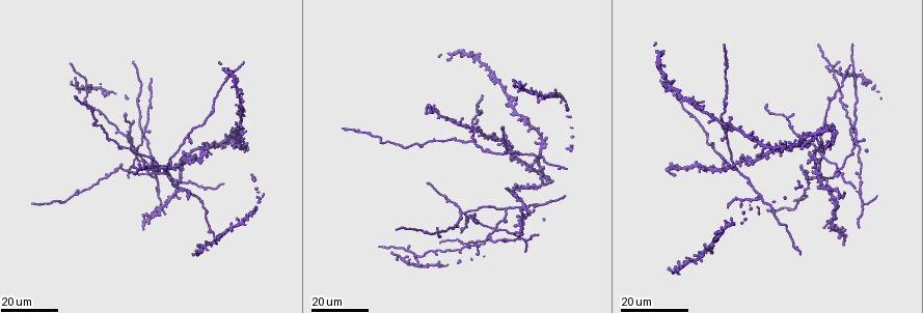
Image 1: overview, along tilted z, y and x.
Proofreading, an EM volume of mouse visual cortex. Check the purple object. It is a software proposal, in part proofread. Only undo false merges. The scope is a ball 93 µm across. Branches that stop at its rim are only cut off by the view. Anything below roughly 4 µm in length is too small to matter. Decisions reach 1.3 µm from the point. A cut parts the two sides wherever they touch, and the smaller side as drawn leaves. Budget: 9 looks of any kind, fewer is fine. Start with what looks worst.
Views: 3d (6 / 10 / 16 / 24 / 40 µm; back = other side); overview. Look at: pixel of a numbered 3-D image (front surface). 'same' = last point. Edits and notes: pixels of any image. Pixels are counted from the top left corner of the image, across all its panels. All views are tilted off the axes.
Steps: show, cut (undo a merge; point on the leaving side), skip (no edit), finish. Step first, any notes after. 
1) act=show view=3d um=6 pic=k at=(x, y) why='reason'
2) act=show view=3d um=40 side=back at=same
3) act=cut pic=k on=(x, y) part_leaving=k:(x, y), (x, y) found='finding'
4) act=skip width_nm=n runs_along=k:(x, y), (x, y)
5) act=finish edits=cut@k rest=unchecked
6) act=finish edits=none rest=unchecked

act=show view=3d um=24 pic=1 at=(835, 73) why='four-way junction'

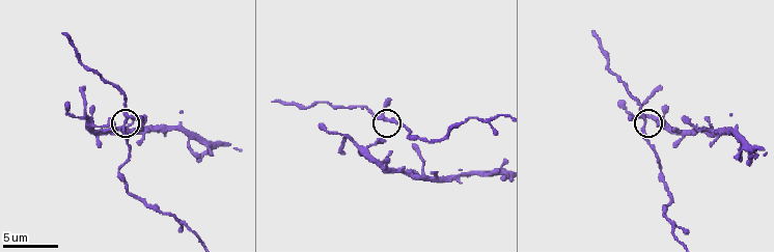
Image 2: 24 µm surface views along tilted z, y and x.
act=show view=3d um=10 pic=2 at=(127, 119)

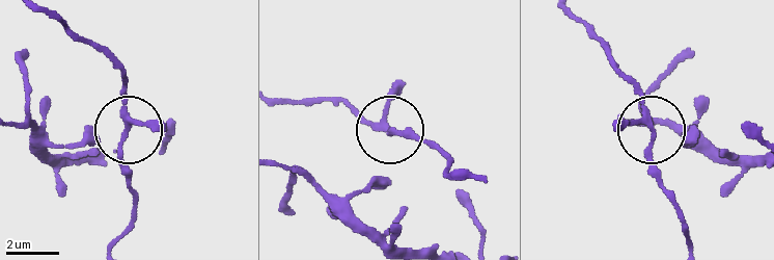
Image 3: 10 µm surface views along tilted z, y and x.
act=show view=3d um=6 pic=3 at=(651, 131)

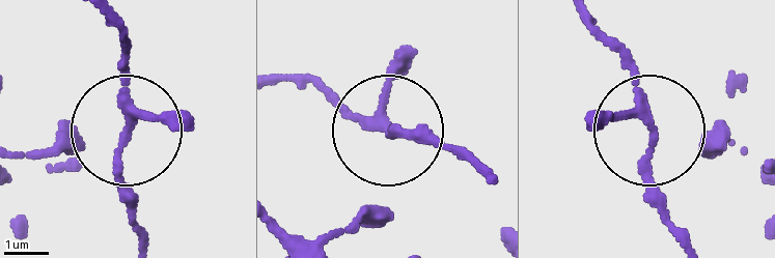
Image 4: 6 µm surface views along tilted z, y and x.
act=skip side_arm_um=13 runs_along=4:(488, 171), (358, 120), (333, 89) found='continuous, no second neuron'

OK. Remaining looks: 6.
act=show view=3d um=16 pic=1 at=(496, 229) why='looks like a crossing'

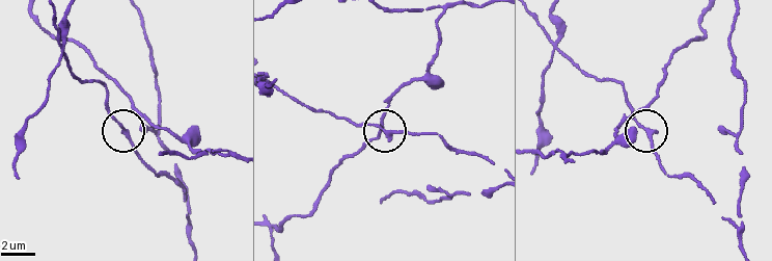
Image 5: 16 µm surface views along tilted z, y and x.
act=show view=3d um=6 pic=5 at=(122, 125)

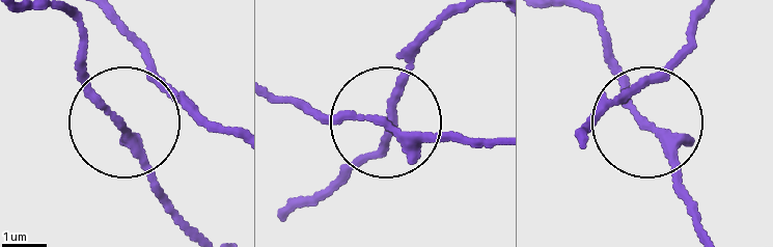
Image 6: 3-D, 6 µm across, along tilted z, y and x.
act=skip side_arm_um=43 runs_along=6:(233, 137), (162, 91), (108, 110), (73, 14) found='one neuron here'

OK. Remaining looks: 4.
act=show view=3d um=24 pic=1 at=(732, 166) why='four or more arms meet'

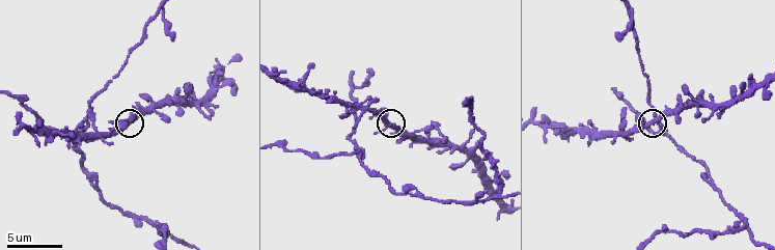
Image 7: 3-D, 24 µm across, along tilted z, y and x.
act=show view=3d um=10 pic=7 at=(386, 124) why='closer look'

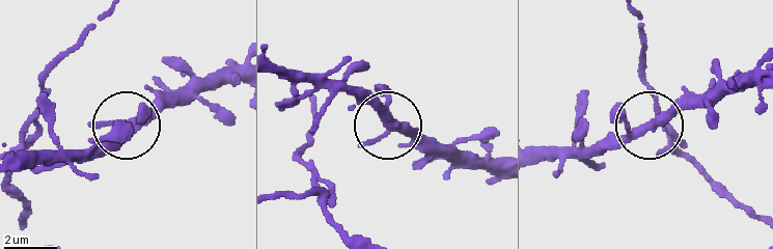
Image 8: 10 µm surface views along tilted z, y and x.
act=skip arms=4 runs_along=8:(500, 172), (424, 151), (414, 136), (385, 126), (357, 90) found='one neuron here'

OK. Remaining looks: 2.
act=show view=3d um=16 pic=1 at=(823, 155) why='two arms in line, one across'

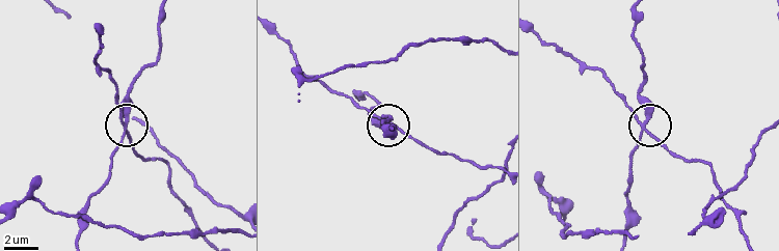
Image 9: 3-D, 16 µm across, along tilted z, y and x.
act=show view=3d um=6 pic=9 at=(637, 117) why='closer look'

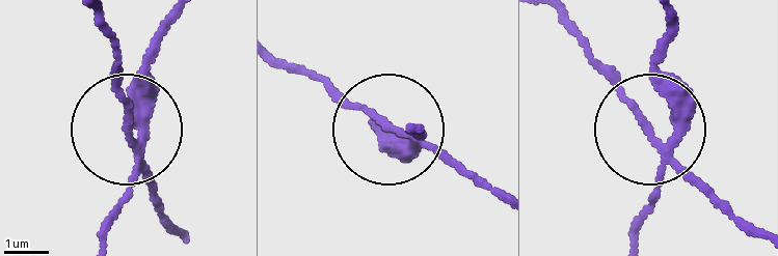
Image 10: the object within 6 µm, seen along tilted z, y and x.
act=cut pic=10 on=(143, 94) arms=3 part_leaving=10:(137, 154), (160, 25) found='two neurons meet here'

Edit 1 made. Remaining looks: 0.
act=finish edits=cut@10 rest=unchecked

